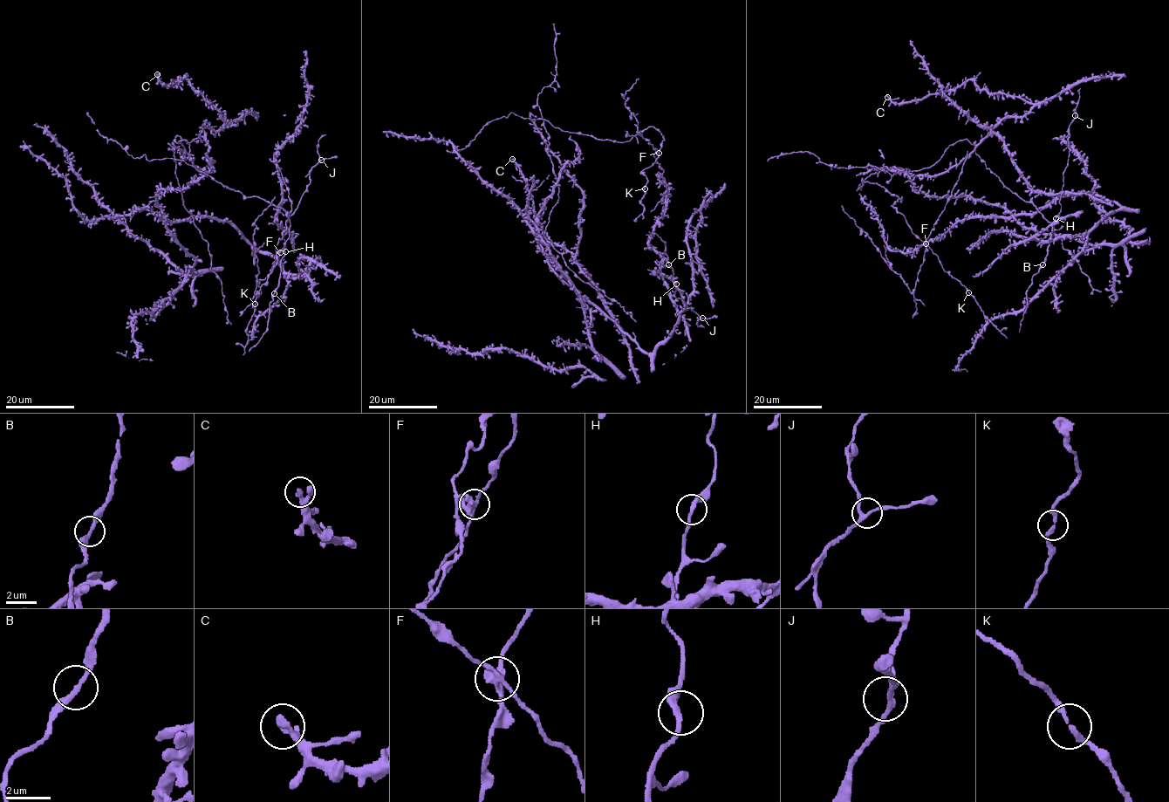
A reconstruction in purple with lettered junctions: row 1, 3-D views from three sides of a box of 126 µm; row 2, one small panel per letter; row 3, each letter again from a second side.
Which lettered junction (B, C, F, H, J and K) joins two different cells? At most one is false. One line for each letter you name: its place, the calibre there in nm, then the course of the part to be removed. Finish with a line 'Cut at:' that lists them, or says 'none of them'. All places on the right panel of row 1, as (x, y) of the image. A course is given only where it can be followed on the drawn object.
F: place (926, 243); calibre 240 nm; course (926, 243), (924, 261), (916, 286), (911, 292), (900, 275), (890, 267), (878, 247), (841, 205)
Cut at: F

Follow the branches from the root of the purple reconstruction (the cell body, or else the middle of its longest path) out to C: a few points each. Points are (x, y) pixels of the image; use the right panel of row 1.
C: (1016, 215), (913, 185), (957, 165), (1032, 104), (970, 79), (921, 99), (887, 97)

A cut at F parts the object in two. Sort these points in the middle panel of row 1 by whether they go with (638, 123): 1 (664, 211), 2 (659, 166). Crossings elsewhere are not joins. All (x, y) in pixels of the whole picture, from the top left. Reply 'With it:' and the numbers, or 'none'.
With it: 2

